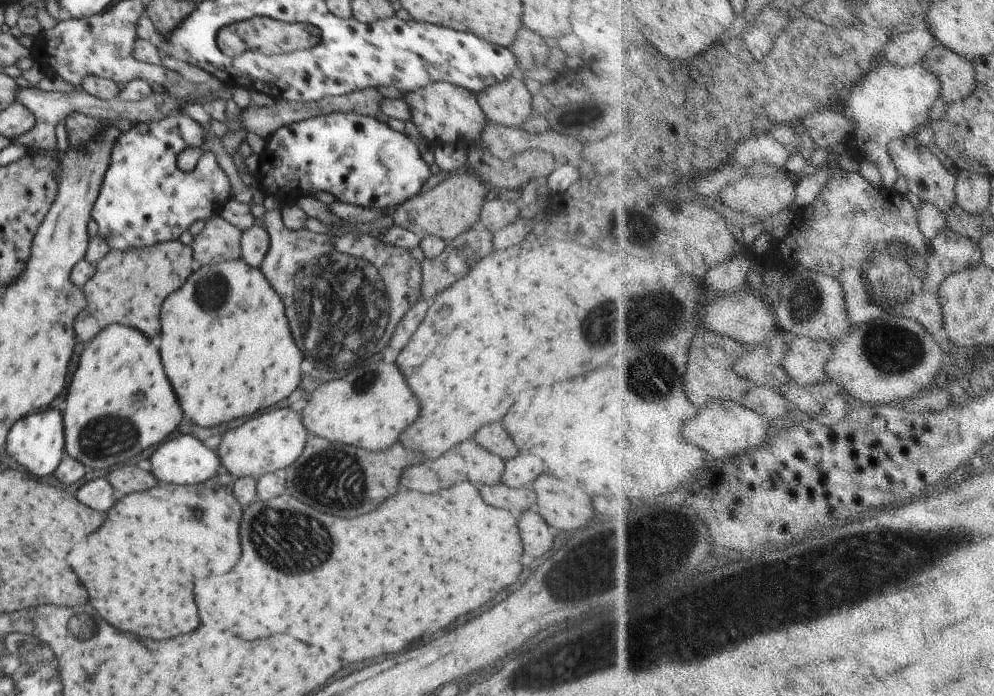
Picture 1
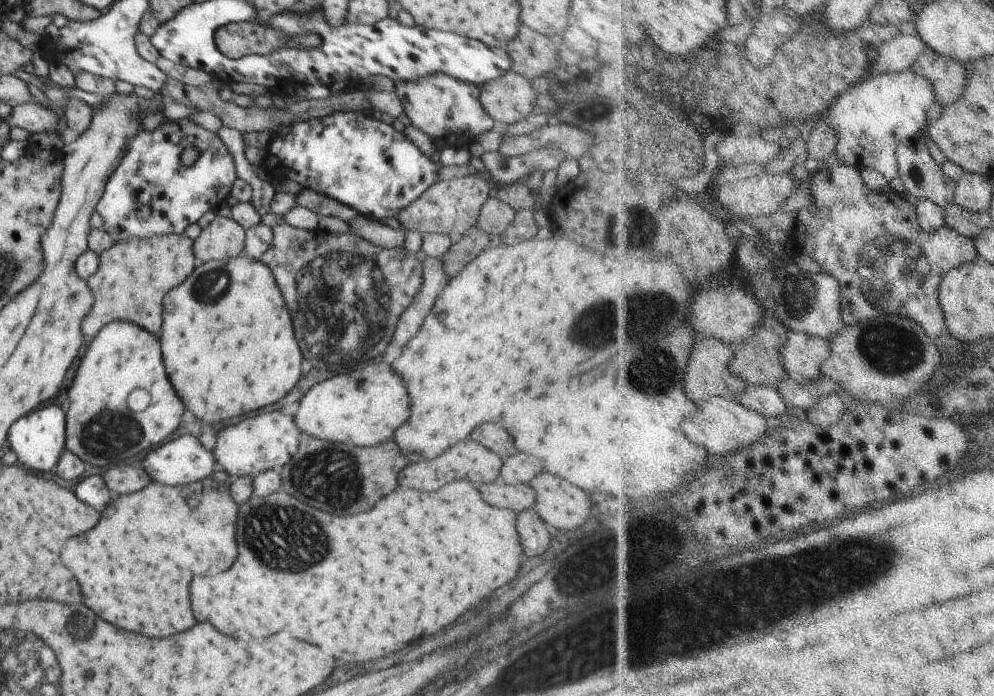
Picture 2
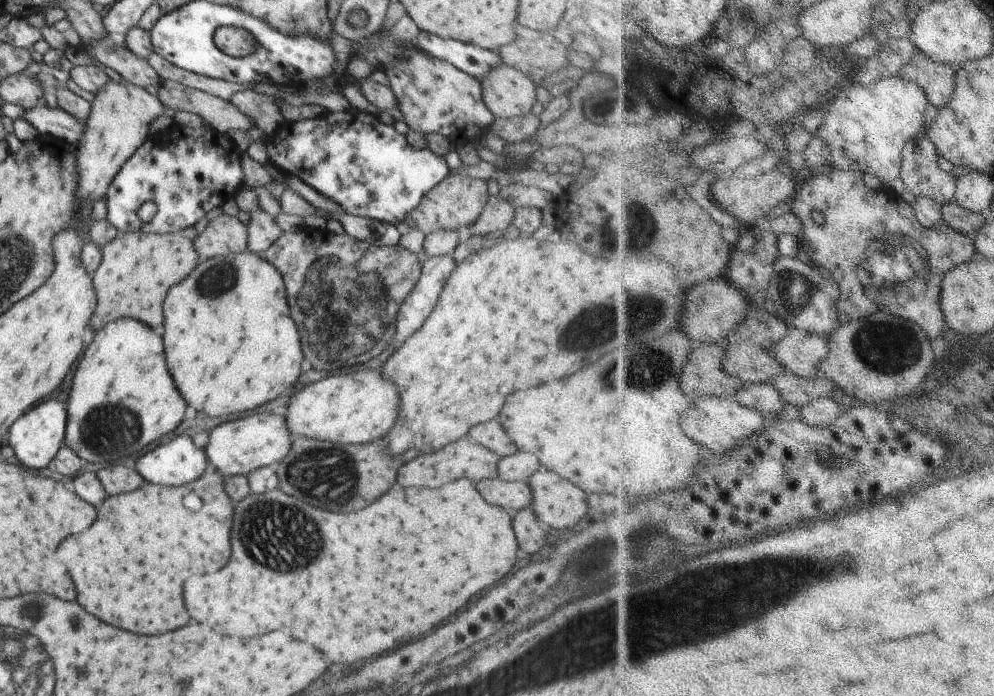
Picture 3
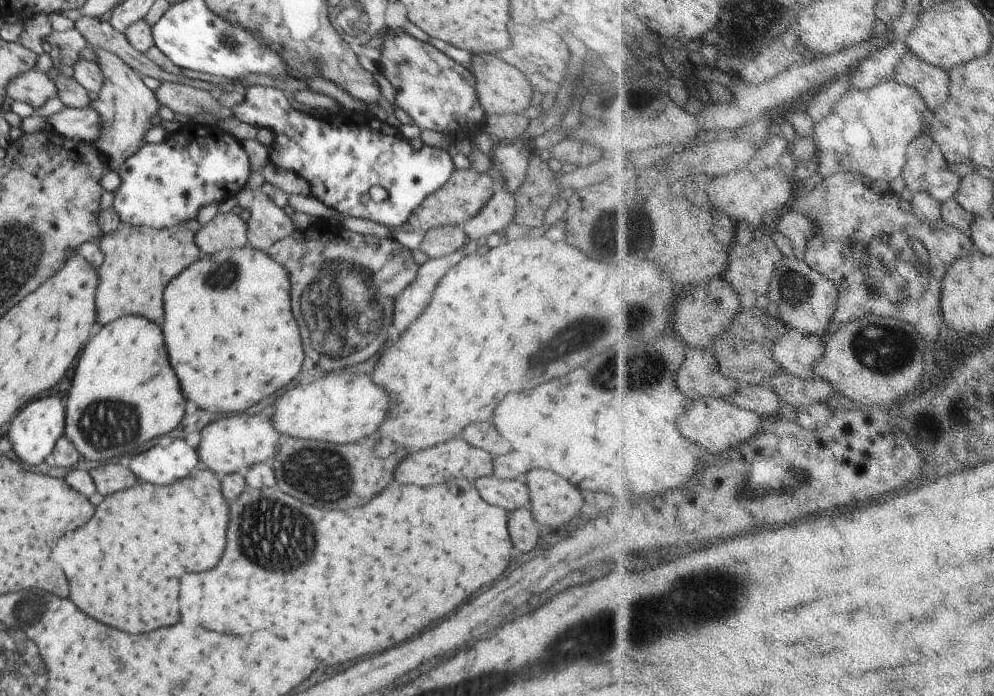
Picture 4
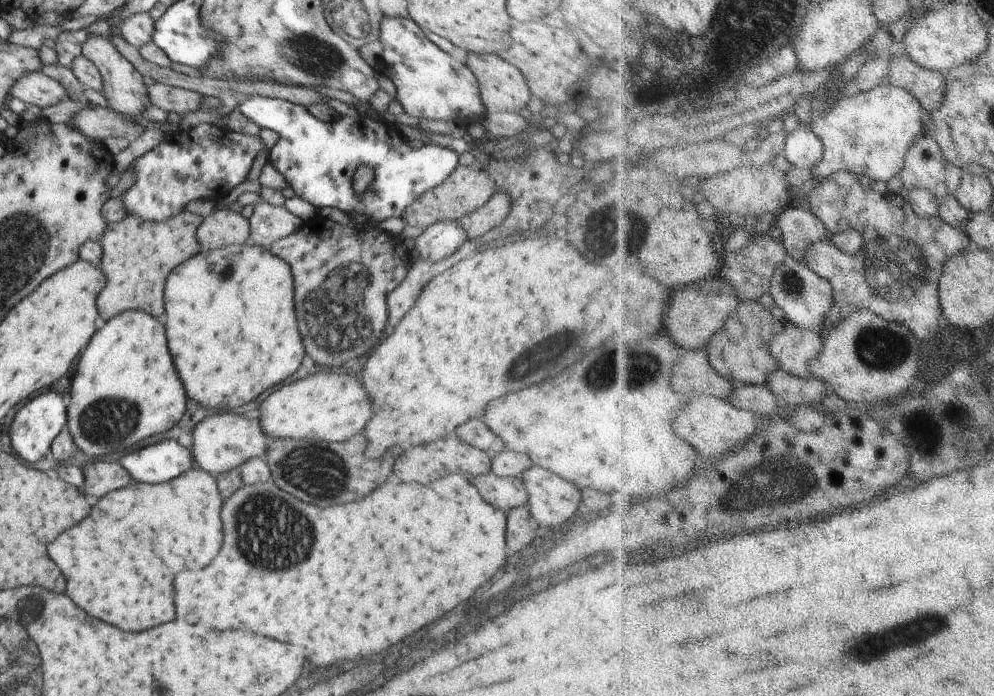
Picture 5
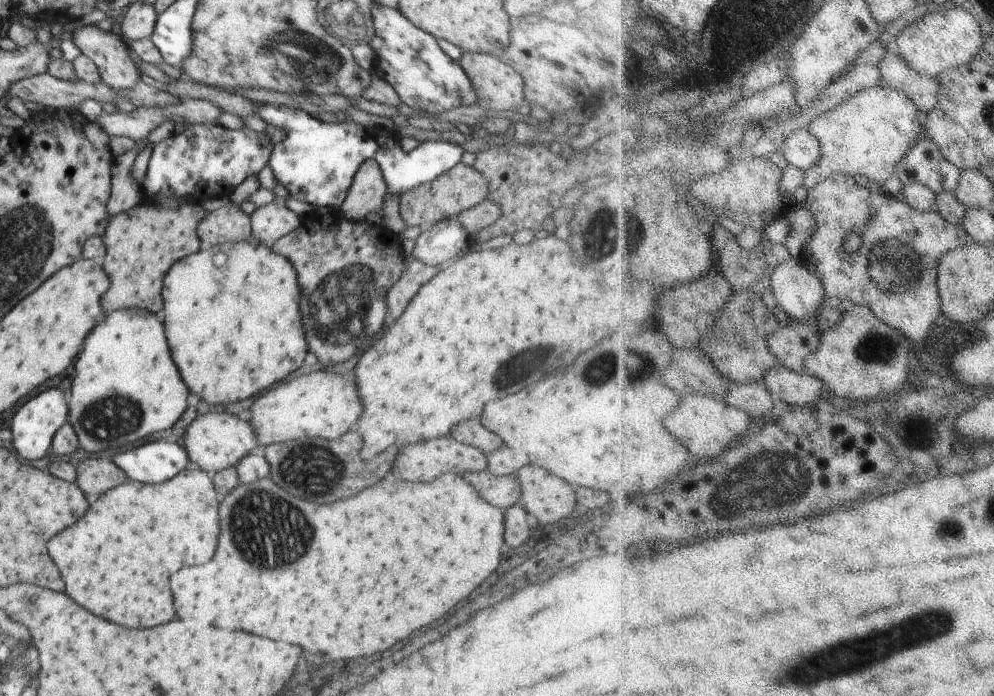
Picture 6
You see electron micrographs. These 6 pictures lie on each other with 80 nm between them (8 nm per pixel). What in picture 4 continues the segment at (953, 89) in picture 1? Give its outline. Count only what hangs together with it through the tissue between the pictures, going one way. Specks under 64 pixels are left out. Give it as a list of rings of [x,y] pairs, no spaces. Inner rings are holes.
[[[910,54],[902,60],[894,79],[900,84],[918,88],[928,107],[935,112],[945,108],[950,101],[951,72],[946,68],[930,64],[915,54]]]

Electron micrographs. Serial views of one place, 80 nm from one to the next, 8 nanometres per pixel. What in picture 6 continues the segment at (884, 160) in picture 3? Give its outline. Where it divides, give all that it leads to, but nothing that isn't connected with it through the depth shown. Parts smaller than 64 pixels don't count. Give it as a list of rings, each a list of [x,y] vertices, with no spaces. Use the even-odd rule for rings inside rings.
[[[880,85],[860,92],[832,111],[819,114],[810,130],[822,142],[822,160],[818,162],[818,166],[806,171],[804,186],[807,187],[808,192],[838,172],[851,176],[865,176],[871,183],[879,183],[883,186],[890,178],[896,176],[896,170],[903,163],[908,152],[911,152],[927,135],[926,126],[920,122],[918,112],[920,108],[906,92]]]

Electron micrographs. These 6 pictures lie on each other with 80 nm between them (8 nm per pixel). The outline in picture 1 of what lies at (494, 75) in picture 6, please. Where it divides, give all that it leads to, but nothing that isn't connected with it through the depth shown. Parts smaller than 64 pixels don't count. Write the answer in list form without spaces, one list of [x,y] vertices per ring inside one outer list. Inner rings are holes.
[[[510,75],[498,84],[485,88],[477,95],[478,104],[494,125],[521,128],[536,114],[530,101],[532,95],[526,89],[522,77]]]

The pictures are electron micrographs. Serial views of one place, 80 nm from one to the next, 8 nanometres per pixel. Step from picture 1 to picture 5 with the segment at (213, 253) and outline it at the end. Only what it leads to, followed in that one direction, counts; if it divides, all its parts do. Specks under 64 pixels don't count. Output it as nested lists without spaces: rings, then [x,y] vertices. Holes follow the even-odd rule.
[[[238,208],[215,209],[206,217],[197,231],[197,240],[202,250],[216,250],[224,246],[242,245],[249,242],[249,220]]]

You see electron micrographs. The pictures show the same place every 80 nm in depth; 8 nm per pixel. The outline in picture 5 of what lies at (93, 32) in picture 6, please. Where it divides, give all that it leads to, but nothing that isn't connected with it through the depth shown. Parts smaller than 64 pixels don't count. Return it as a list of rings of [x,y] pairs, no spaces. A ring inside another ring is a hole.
[[[88,36],[88,39],[82,44],[82,55],[86,56],[98,68],[103,81],[103,96],[107,100],[107,107],[120,116],[128,116],[128,120],[134,120],[142,124],[145,129],[152,126],[152,122],[143,116],[142,109],[150,104],[148,98],[148,88],[144,84],[143,77],[136,71],[136,68],[118,53],[118,49],[111,40],[104,36]]]

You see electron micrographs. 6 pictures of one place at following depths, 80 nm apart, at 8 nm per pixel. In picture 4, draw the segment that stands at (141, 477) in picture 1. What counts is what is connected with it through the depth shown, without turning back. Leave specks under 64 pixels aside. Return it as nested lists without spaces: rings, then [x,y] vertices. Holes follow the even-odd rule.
[[[118,460],[94,466],[89,474],[94,480],[98,494],[104,494],[104,496],[114,494],[118,490],[126,490],[136,484],[136,476],[132,474],[132,470],[120,464]]]

